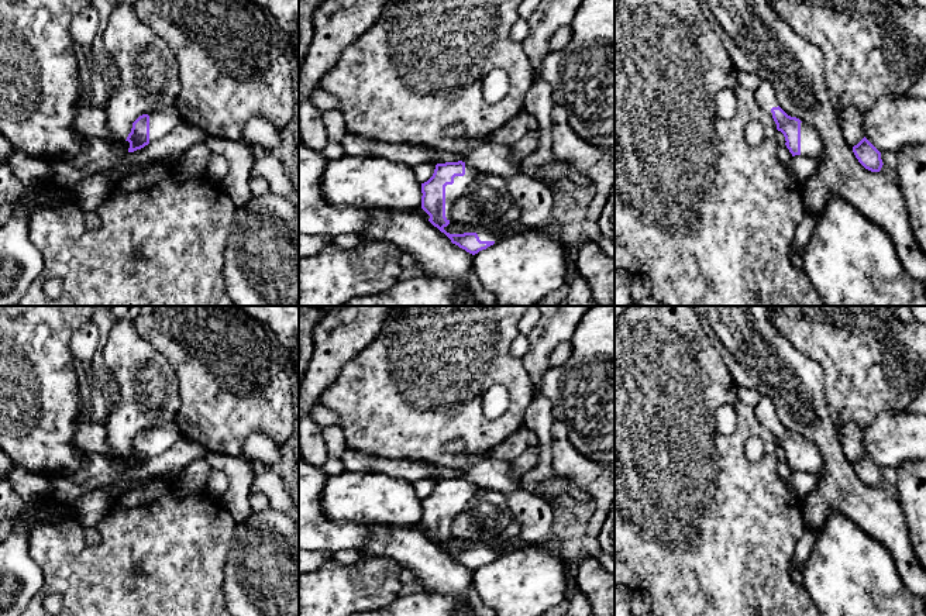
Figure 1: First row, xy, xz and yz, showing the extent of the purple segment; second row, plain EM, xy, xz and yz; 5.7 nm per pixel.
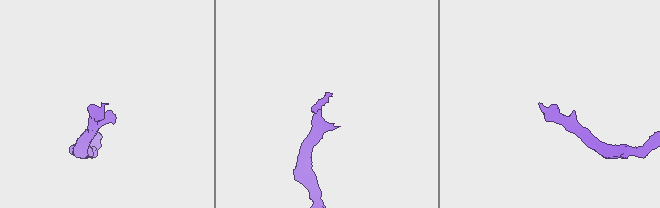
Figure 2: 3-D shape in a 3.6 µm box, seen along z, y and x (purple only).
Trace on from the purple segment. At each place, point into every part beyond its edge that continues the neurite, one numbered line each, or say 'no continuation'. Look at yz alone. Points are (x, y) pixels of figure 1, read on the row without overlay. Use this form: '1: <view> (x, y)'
1: yz (811, 460)

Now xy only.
1: xy (161, 439)

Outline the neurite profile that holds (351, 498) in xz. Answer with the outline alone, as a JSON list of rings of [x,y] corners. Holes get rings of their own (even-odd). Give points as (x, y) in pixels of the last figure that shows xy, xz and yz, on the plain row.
[[[379,472],[326,475],[321,509],[334,524],[413,527],[421,523],[421,499],[413,483]]]

